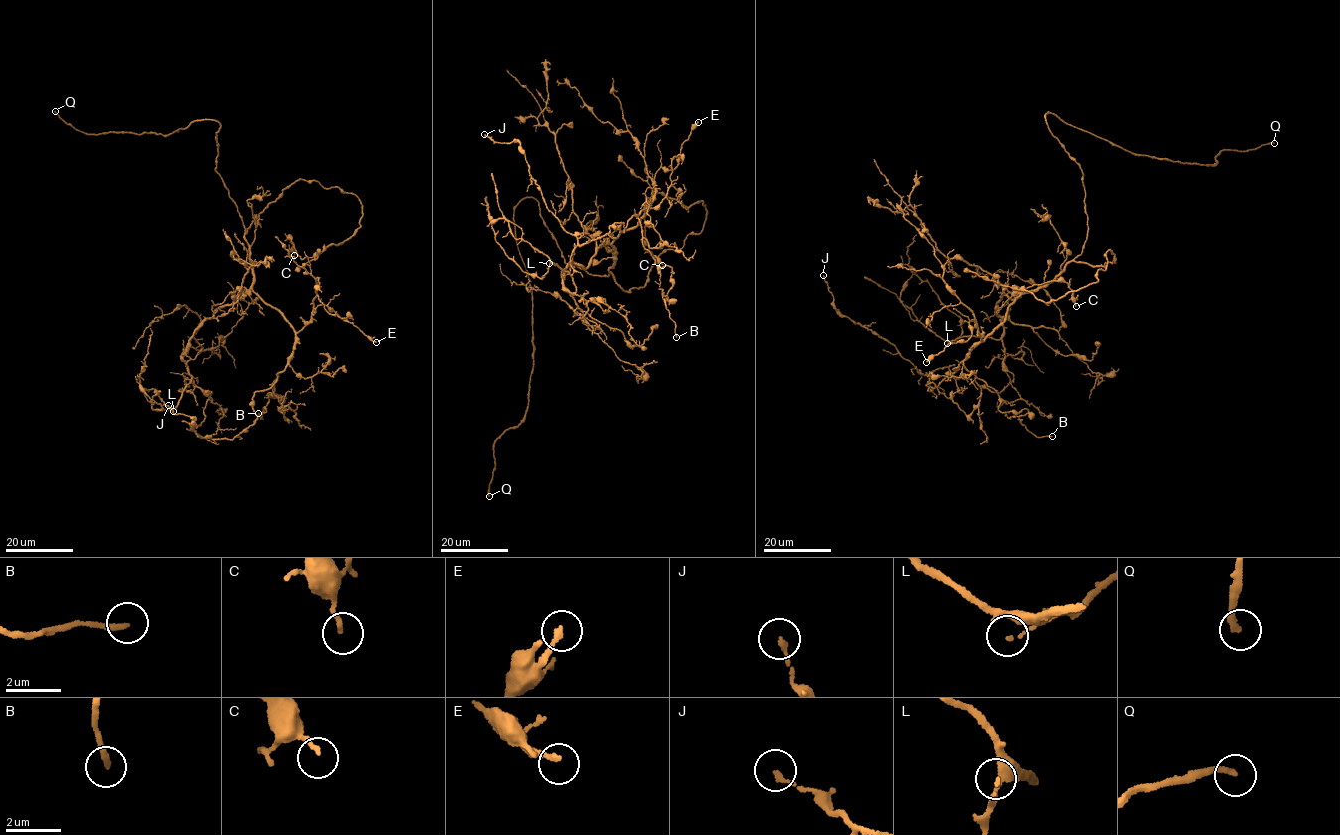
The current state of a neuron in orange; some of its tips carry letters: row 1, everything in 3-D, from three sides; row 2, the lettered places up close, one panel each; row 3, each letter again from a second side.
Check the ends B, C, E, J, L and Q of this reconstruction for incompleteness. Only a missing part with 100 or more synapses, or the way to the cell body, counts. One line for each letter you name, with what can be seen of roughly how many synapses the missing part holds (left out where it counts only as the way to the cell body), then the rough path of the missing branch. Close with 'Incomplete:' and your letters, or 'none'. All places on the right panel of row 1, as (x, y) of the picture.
Q: missing branch runs (1274, 143), (1303, 151), (1321, 151), (1320, 147)
Incomplete: Q

